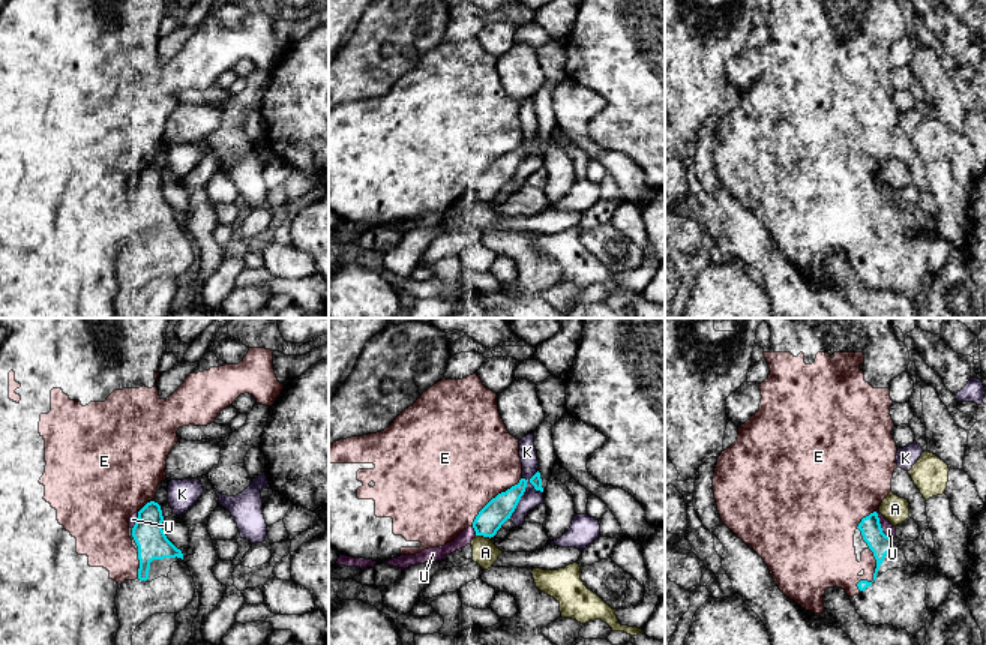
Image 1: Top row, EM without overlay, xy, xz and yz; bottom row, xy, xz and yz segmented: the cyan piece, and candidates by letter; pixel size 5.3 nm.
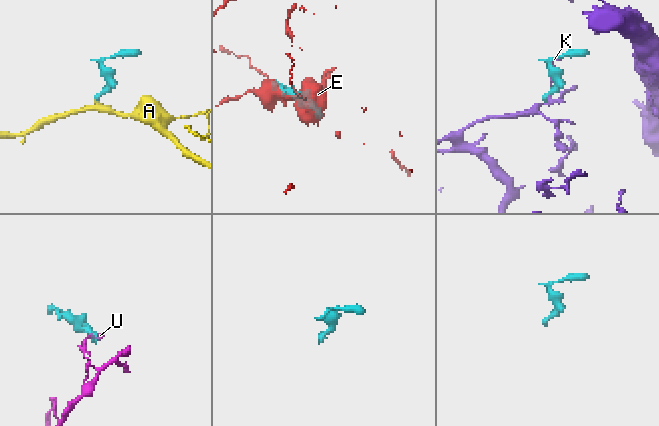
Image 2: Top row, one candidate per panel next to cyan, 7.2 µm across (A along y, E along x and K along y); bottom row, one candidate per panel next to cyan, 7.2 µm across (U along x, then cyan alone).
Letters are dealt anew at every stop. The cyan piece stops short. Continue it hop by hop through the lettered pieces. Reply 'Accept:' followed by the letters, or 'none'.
Accept: none

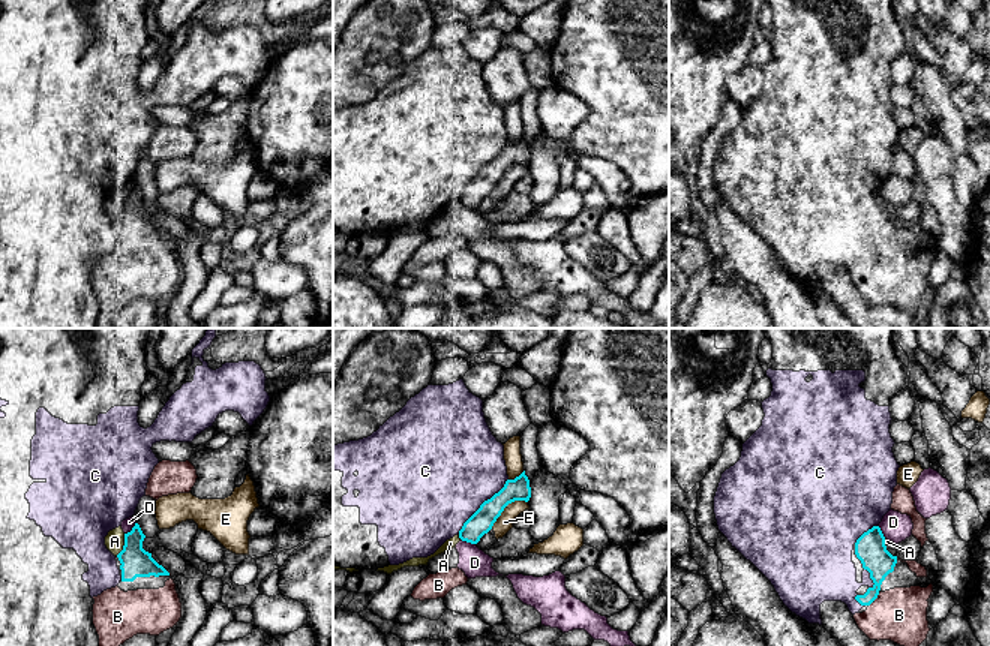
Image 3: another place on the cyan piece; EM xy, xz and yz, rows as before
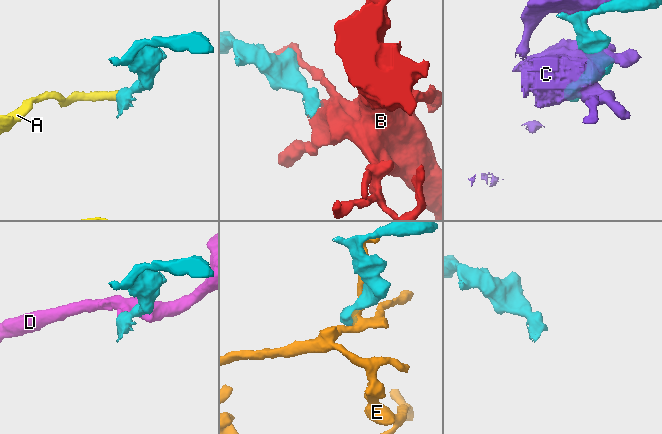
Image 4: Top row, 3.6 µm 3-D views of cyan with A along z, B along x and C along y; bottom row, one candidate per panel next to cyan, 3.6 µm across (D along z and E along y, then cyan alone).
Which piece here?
Accept: B

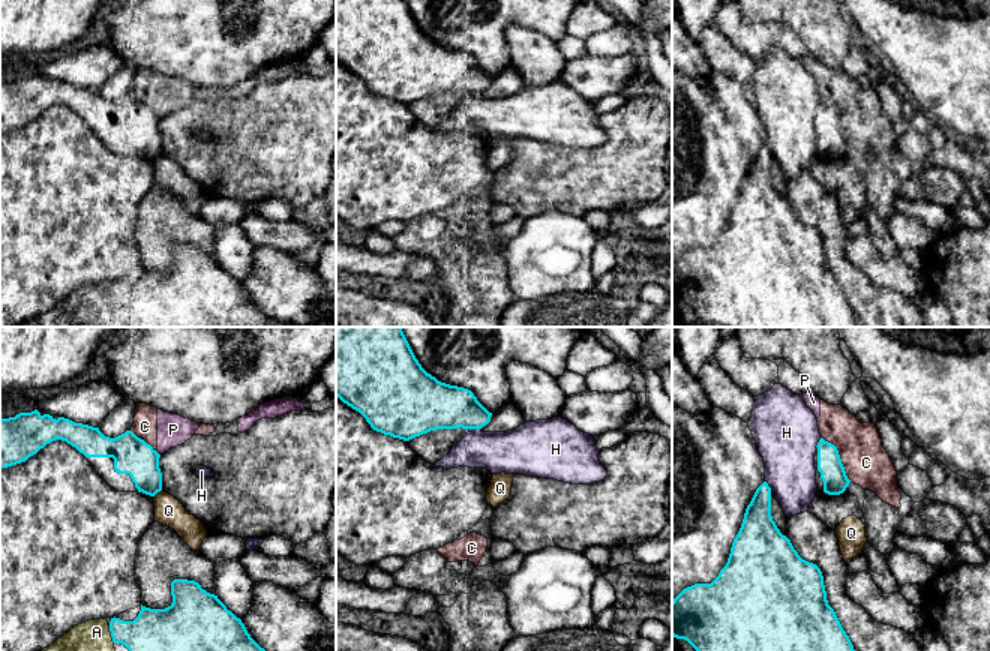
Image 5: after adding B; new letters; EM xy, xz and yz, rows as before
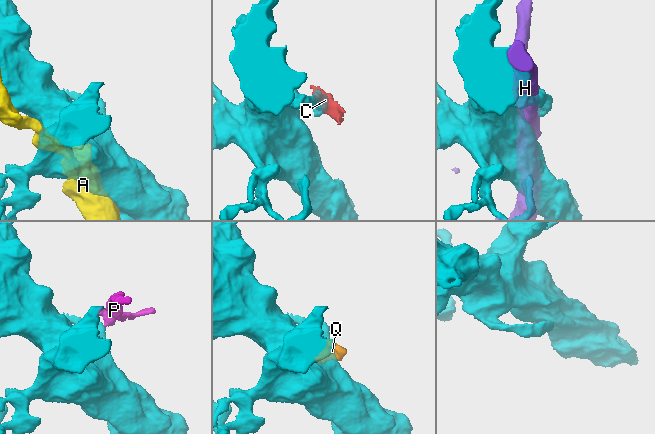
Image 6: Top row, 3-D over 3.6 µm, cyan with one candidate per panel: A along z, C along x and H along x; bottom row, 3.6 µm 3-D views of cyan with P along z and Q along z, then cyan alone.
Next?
Accept: none

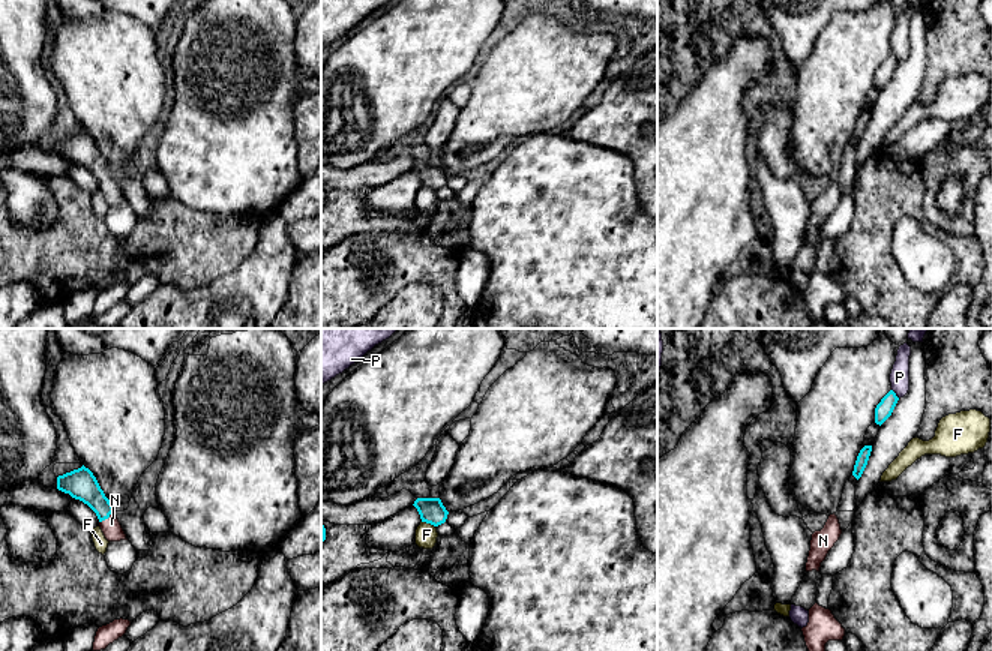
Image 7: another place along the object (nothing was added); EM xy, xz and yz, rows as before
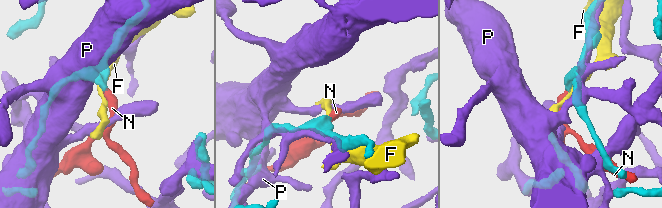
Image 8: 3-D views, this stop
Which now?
Accept: N

